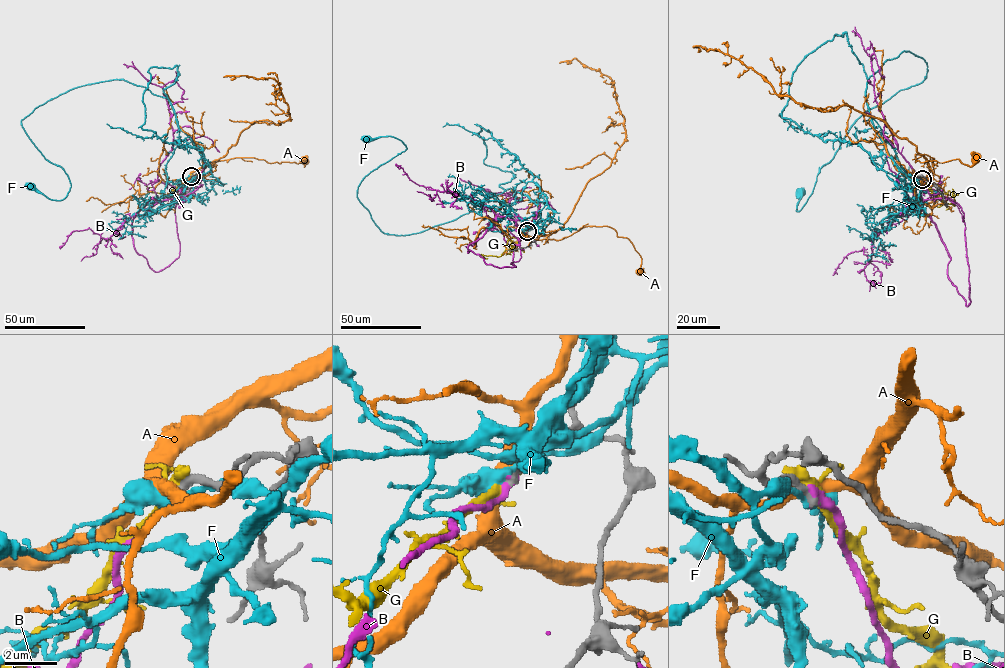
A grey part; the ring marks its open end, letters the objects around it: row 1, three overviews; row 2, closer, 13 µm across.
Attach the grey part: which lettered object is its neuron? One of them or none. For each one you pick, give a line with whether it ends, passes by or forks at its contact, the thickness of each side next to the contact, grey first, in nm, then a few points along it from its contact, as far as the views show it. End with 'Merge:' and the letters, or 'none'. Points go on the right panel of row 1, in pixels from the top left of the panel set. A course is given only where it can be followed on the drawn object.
B: it ends there; 360 nm thick on the grey side, 380 nm on the other; it runs (922, 179), (964, 214), (967, 305), (920, 209), (889, 220), (869, 262), (853, 251), (832, 275)
Merge: B

